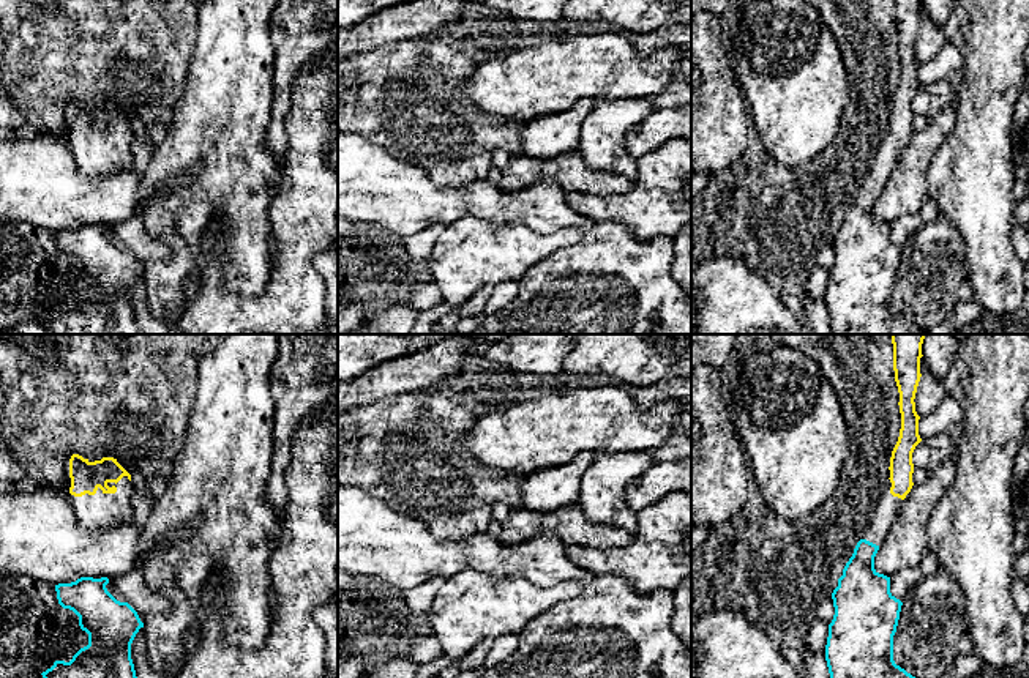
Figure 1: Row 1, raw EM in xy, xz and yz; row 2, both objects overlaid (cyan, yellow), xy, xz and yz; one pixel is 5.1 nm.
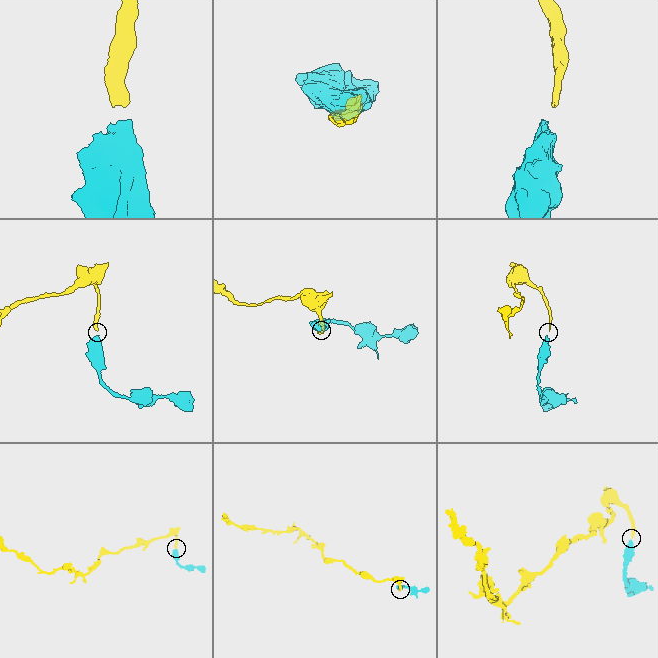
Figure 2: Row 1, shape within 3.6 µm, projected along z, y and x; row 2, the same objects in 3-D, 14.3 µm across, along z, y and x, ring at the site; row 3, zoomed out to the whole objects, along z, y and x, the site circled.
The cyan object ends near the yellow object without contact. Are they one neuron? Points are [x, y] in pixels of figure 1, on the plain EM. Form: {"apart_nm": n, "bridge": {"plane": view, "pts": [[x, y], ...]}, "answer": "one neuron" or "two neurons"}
{"apart_nm": 260, "bridge": {"plane": "yz", "pts": [[871, 189], [894, 142]]}, "answer": "one neuron"}

